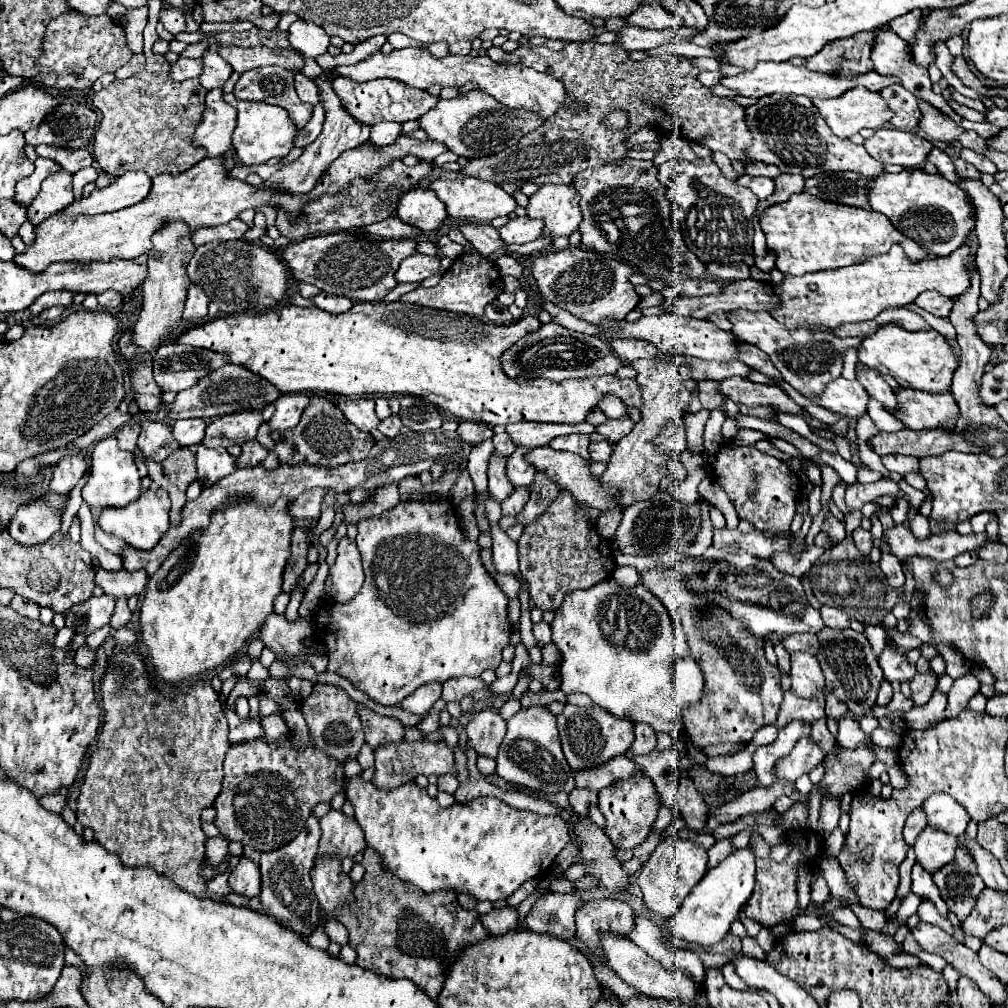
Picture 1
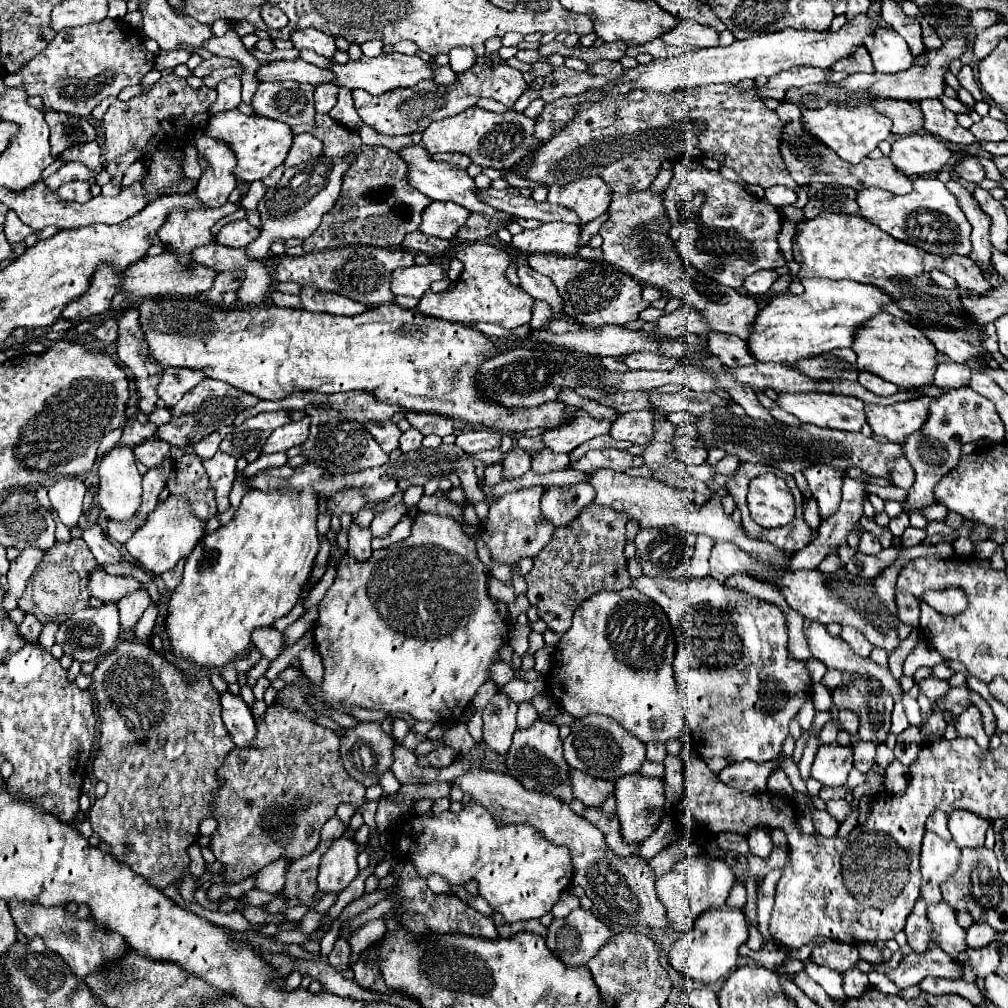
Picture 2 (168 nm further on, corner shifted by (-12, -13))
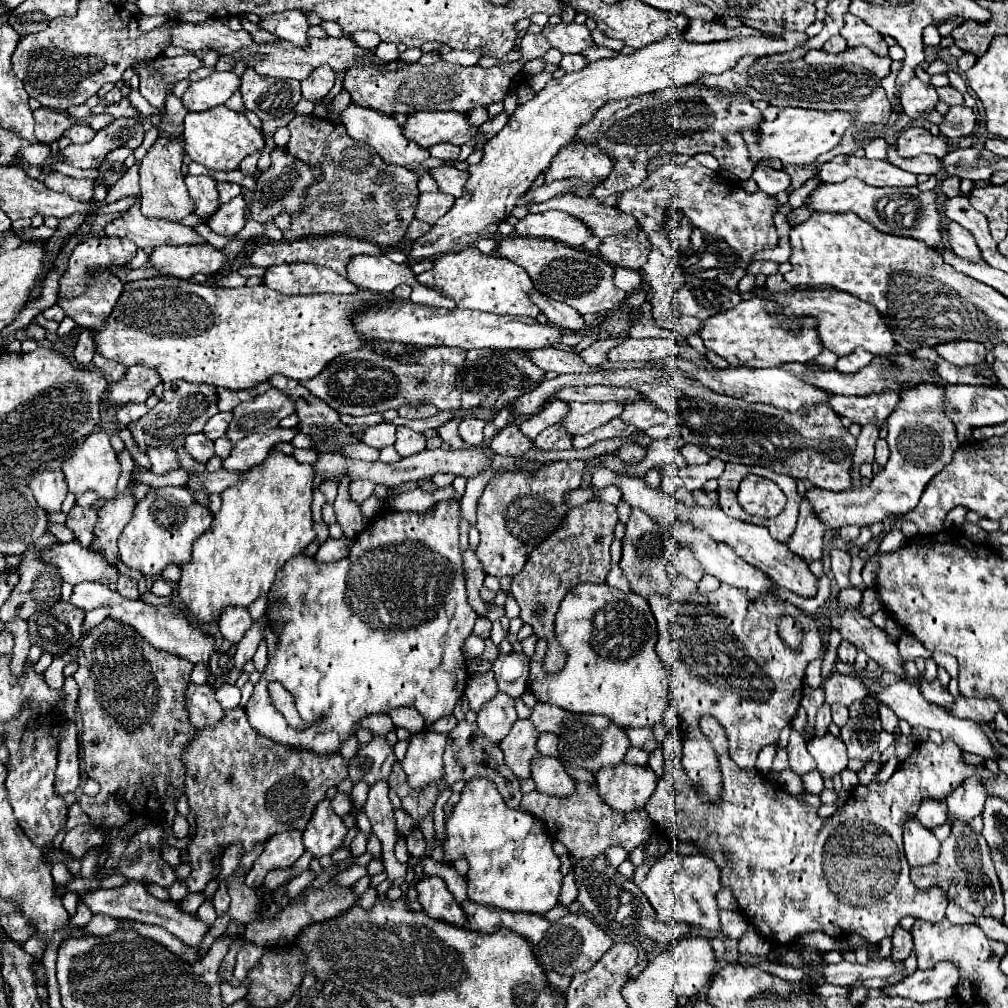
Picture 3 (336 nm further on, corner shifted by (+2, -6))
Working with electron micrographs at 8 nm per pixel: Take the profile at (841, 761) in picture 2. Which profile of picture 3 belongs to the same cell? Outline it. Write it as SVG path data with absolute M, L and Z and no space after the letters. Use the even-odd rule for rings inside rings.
M832 734L810 738L808 752L816 760L816 768L824 778L834 778L848 764L844 742Z

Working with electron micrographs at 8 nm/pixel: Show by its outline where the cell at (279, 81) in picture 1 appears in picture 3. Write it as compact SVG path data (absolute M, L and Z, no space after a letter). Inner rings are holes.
M250 68L242 74L240 80L244 106L246 110L252 110L260 120L286 116L302 100L300 82L292 78L260 76Z

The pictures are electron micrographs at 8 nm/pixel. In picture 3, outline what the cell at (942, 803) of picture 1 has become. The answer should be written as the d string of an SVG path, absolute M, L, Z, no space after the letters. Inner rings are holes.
M968 778L964 782L964 786L954 790L954 794L950 794L946 798L948 822L970 824L972 818L982 814L982 806L984 806L986 796L988 794L982 790L982 784L978 782L978 778Z

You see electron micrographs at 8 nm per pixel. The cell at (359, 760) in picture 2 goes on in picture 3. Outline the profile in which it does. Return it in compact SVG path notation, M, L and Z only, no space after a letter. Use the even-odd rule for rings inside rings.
M372 736L368 744L358 744L358 752L348 760L348 780L374 784L376 780L388 780L396 756L392 746L382 736Z

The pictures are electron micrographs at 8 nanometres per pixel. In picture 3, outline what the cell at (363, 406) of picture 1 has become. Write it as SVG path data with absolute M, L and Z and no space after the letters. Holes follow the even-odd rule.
M390 422L370 426L362 432L362 442L372 448L378 448L378 450L384 446L392 446L394 444L394 430L396 430L396 426Z

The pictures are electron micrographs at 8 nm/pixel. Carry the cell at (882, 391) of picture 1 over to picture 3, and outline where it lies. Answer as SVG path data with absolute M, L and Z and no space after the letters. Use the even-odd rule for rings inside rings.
M856 350L854 354L850 354L850 356L846 356L846 358L838 358L836 368L838 368L840 372L858 372L858 370L862 370L864 366L868 366L868 364L872 362L872 358L874 358L874 356L866 354L866 350Z

